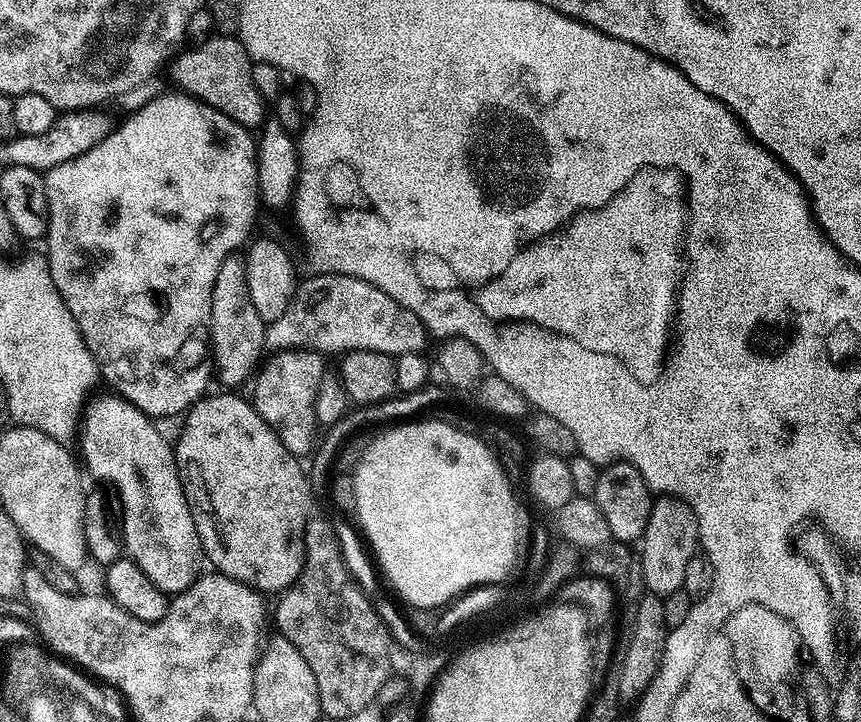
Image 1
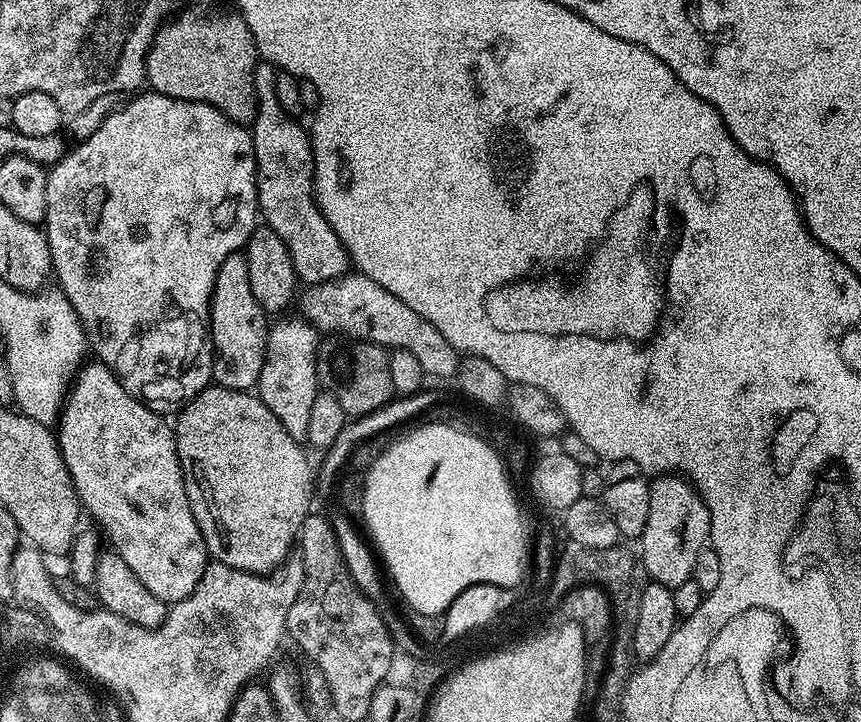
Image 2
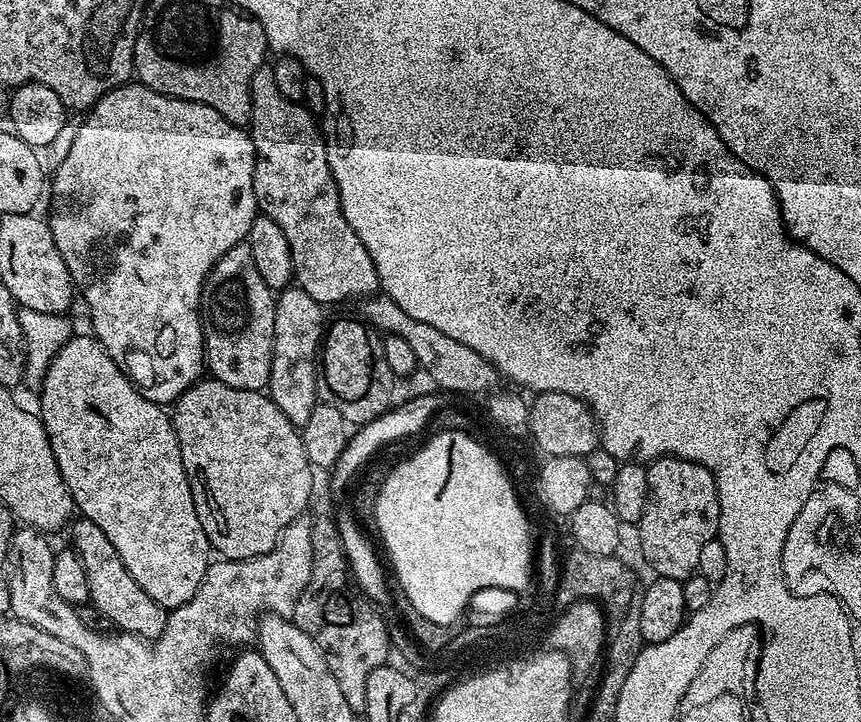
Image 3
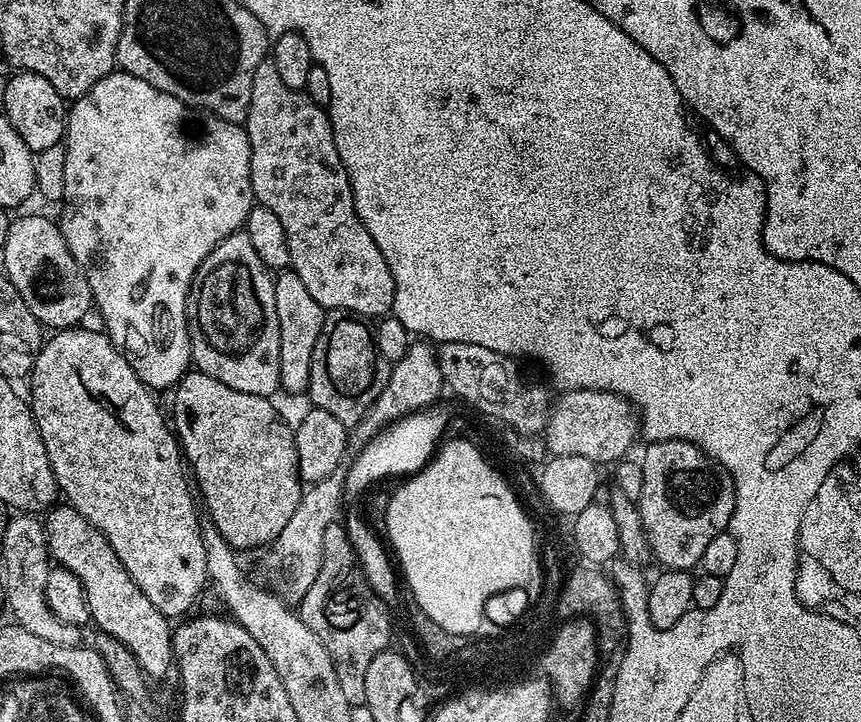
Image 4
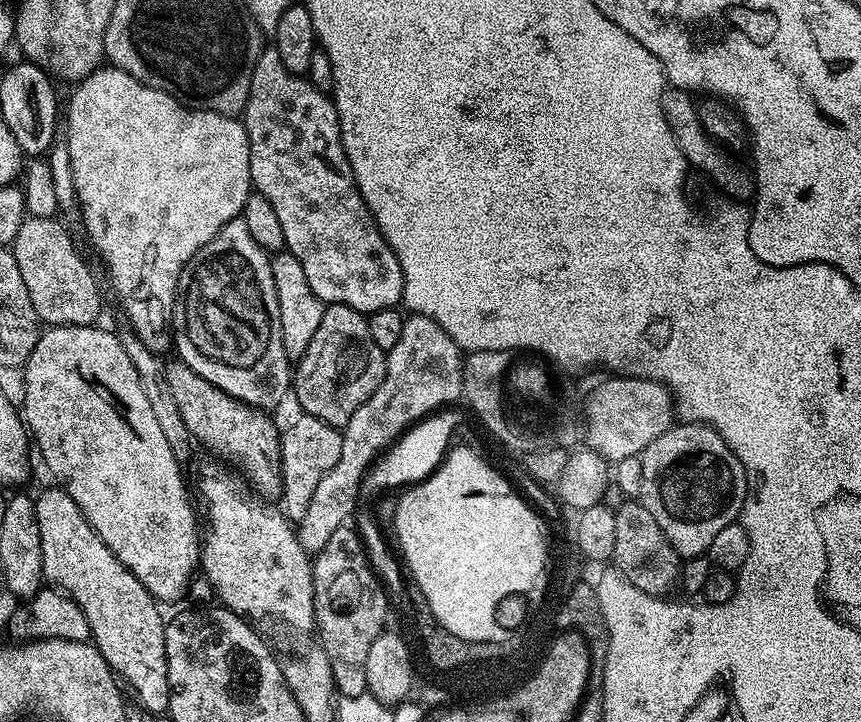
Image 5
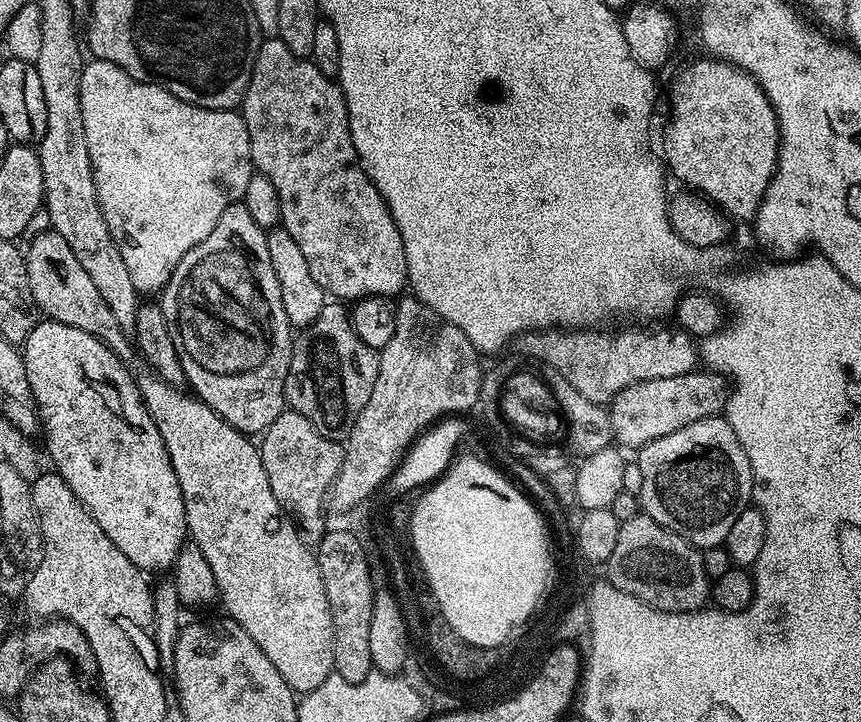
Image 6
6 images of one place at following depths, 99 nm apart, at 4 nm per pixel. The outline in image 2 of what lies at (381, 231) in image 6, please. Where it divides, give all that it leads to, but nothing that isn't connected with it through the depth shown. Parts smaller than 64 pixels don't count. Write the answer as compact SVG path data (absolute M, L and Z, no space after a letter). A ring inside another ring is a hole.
M260 62L256 65L256 73L254 74L254 82L256 83L256 117L252 119L250 131L252 134L252 145L256 151L256 203L258 205L259 215L262 217L263 223L267 227L274 230L274 234L278 234L278 238L282 238L282 242L286 242L286 250L290 250L290 258L294 262L294 270L296 271L296 279L305 285L311 286L321 284L322 281L337 280L338 277L345 275L349 271L350 261L348 252L344 248L343 242L338 238L338 234L334 234L334 230L330 226L330 222L326 222L326 218L321 214L320 207L316 204L316 198L312 190L312 179L314 178L314 162L312 161L312 141L309 133L299 123L297 117L286 114L286 110L282 110L282 106L276 97L276 73L277 65L267 62Z

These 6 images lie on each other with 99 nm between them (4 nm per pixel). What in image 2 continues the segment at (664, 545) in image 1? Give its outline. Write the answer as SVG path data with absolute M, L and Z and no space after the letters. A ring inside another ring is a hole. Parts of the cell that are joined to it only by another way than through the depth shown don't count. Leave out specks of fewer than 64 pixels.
M660 474L650 484L650 518L644 527L644 533L638 537L640 544L639 559L642 561L642 568L645 573L649 572L651 579L657 584L667 588L677 588L683 580L692 579L694 570L694 558L696 549L705 547L706 544L706 516L703 511L695 512L691 504L699 505L701 498L699 492L692 487L689 481L679 474ZM667 504L681 504L680 512L676 508L667 508Z

